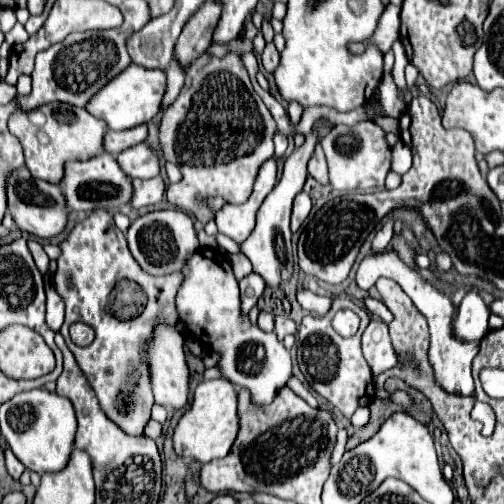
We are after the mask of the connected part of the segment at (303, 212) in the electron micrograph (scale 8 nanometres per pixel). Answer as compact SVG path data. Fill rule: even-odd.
M306 192L296 194L294 198L294 208L292 208L292 232L300 228L304 218L310 214L310 196Z

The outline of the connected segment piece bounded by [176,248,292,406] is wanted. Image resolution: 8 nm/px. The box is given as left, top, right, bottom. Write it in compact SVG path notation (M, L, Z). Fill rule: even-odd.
M198 248L184 264L184 282L176 296L176 310L190 334L200 334L202 342L220 356L218 370L222 372L222 378L248 388L254 406L266 406L274 400L274 392L278 392L292 374L290 352L278 342L274 332L264 332L258 326L252 326L250 318L242 314L238 282L230 260L214 250L216 248Z

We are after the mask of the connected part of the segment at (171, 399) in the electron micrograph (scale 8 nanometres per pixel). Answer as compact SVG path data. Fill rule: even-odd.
M156 322L148 348L148 374L152 382L154 400L170 410L184 408L188 402L188 366L184 360L184 338L172 324Z

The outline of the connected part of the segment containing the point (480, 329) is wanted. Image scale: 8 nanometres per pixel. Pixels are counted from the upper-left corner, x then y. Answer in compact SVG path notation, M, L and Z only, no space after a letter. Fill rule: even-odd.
M468 292L454 316L452 332L460 342L480 340L488 332L490 310L476 292Z

